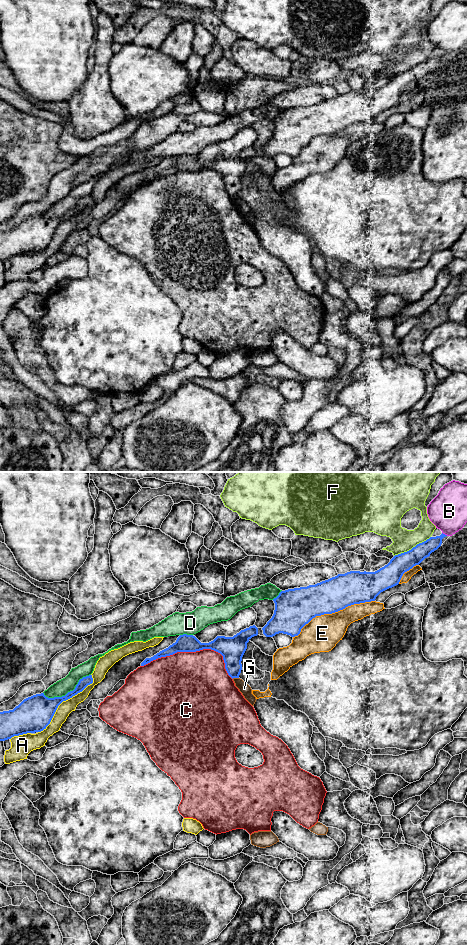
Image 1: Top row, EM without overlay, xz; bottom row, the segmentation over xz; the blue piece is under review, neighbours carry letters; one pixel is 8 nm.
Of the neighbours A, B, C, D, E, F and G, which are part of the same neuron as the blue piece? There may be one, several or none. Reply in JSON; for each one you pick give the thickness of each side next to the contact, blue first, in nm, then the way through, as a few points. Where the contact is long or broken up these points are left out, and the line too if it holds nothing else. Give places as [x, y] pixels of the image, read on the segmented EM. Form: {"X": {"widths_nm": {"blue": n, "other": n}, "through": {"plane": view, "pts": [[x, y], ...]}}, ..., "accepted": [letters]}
{"accepted": []}

